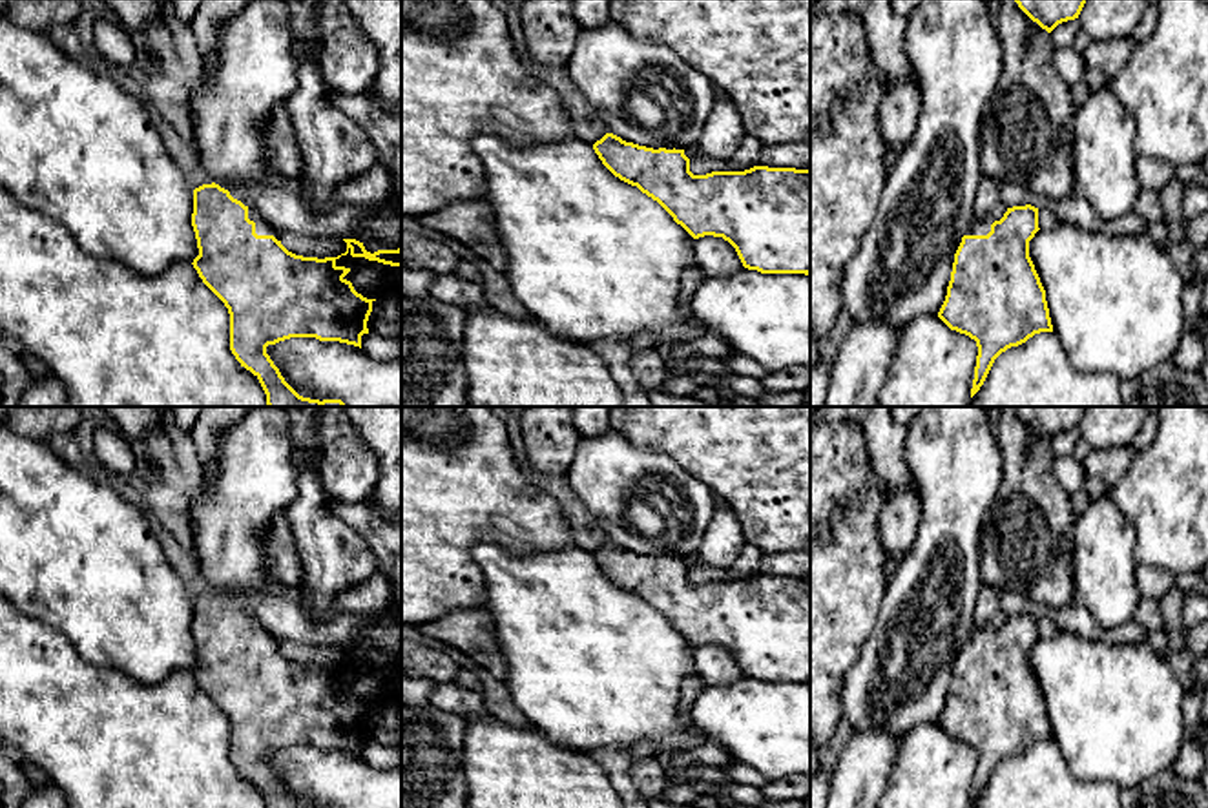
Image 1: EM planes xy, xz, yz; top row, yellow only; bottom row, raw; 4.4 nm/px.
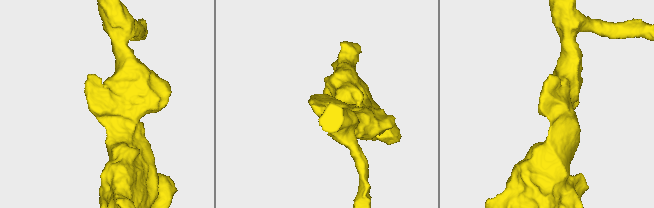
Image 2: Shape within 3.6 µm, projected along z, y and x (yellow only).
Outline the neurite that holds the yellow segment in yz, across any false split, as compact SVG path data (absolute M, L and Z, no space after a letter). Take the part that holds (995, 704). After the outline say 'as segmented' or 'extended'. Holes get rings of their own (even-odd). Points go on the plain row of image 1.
M1007 616L1000 629L987 620L974 626L954 662L951 689L938 726L976 750L978 764L971 806L984 793L995 768L1040 741L1053 741L1046 699L1029 666L1029 649L1038 640L1038 616Z; extended

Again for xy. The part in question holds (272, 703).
M215 591L193 598L192 635L199 657L192 673L228 717L230 759L241 775L259 788L266 808L310 808L285 790L266 762L268 753L290 746L316 746L361 757L372 711L401 700L401 657L370 662L363 651L343 647L347 660L338 666L296 664L281 653L279 640L257 616L245 615Z; extended

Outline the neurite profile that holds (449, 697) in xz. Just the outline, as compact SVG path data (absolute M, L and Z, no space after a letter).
M440 682L432 688L432 704L451 715L485 715L482 693L465 689L456 682Z

